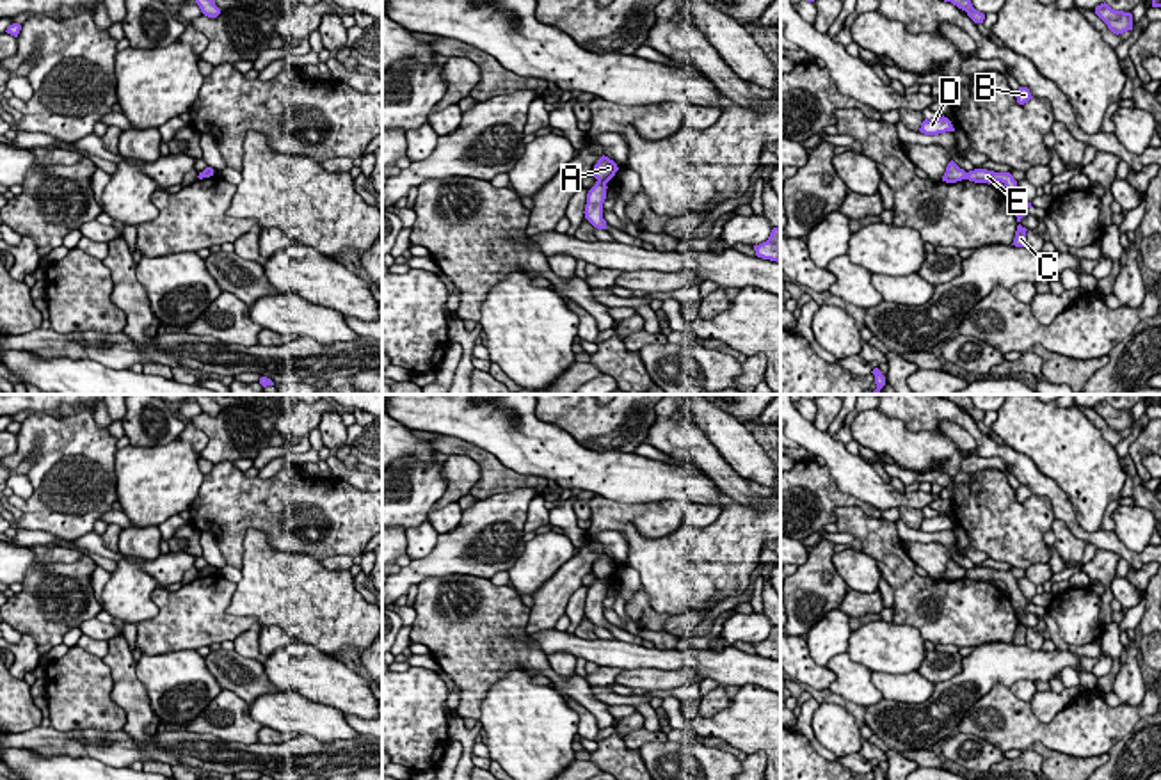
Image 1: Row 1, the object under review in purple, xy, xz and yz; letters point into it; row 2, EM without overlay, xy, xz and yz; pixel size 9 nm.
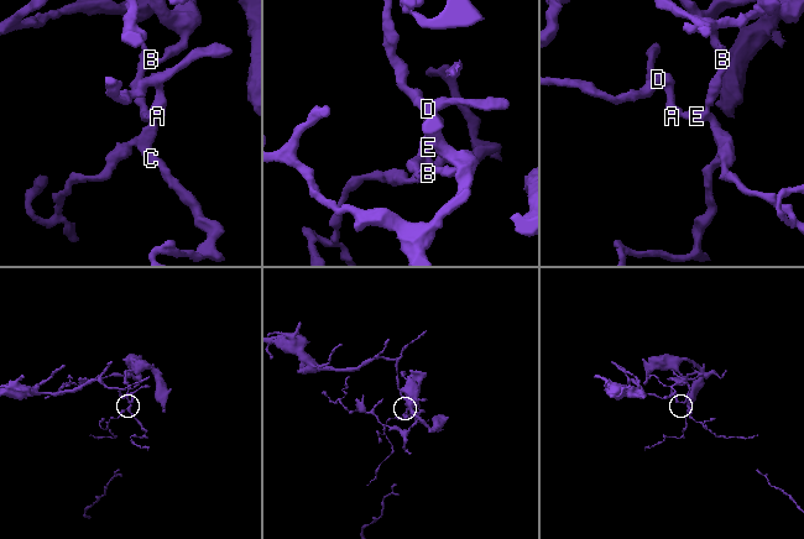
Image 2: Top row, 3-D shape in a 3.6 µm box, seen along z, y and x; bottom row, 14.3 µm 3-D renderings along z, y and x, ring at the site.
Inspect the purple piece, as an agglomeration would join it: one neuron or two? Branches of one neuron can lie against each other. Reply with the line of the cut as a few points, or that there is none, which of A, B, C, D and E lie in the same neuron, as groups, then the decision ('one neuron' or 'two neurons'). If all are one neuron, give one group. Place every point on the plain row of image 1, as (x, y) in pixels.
cut in xz along (598, 578), (605, 581); A D / B C E; two neurons

